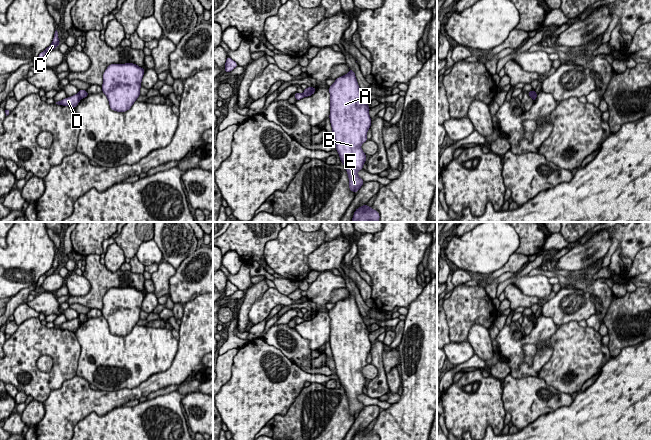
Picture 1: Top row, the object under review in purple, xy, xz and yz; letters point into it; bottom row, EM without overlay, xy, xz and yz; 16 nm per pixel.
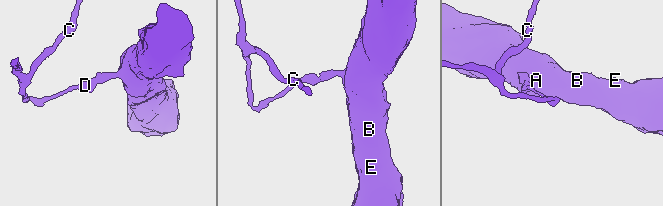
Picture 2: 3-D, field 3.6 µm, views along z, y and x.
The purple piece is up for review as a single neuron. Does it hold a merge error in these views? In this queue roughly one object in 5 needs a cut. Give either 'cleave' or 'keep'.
cleave

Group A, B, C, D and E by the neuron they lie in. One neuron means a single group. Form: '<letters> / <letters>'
A B E / C D

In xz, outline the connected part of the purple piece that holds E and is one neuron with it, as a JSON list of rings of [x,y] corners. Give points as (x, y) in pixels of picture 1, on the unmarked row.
[[[352,293],[335,303],[329,310],[329,318],[329,343],[336,375],[346,392],[349,413],[356,418],[364,408],[358,396],[363,394],[363,388],[366,386],[366,378],[361,369],[368,364],[366,360],[371,351],[370,331]]]

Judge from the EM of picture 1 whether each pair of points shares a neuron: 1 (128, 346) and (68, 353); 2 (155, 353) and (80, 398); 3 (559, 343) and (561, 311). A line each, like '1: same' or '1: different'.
1: different
2: different
3: different

